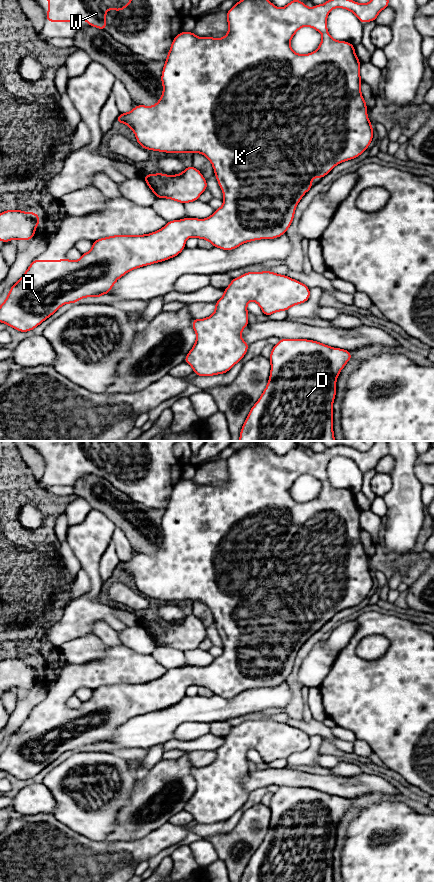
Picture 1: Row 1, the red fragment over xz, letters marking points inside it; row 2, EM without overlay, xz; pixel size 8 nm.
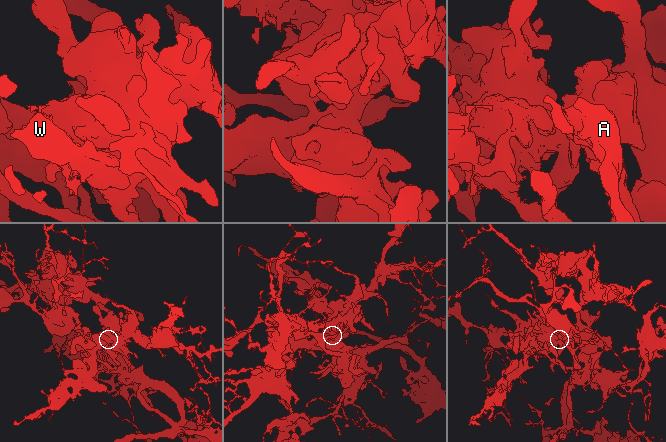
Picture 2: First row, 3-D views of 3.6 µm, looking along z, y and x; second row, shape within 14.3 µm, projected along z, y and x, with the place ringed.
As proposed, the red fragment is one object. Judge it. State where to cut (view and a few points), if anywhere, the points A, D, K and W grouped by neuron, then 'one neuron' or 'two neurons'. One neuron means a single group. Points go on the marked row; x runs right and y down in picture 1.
no cut; A D K W; one neuron

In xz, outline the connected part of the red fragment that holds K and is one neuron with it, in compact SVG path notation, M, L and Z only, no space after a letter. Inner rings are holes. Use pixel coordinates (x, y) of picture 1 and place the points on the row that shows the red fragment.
M240 0L230 10L227 11L228 33L223 38L197 37L191 32L180 32L172 42L169 53L165 60L161 81L163 93L160 100L153 106L137 105L128 113L121 113L116 123L124 123L134 131L136 140L140 146L147 150L154 150L166 153L201 153L207 157L214 169L215 177L223 191L223 205L221 208L206 219L187 217L181 220L168 221L160 230L144 235L113 235L93 241L90 251L83 253L77 261L67 258L62 260L33 260L23 276L9 290L7 298L0 305L0 322L16 329L20 332L28 332L36 328L52 316L61 306L67 303L74 304L85 297L100 298L103 294L108 294L115 282L131 270L153 263L162 262L173 258L185 249L185 242L189 237L208 240L213 247L222 250L233 250L238 246L260 239L275 239L287 232L292 224L296 206L303 195L312 188L312 178L323 178L336 165L341 162L352 160L360 156L370 145L373 139L373 127L367 116L367 105L361 94L360 61L355 54L354 45L346 41L333 39L327 29L327 17L334 8L344 8L350 10L360 22L366 23L375 21L381 10L389 7L389 0L371 0L366 4L360 4L353 0L327 0L325 4L315 5L313 8L307 7L300 0L292 0L283 8L276 7L268 0ZM302 27L311 27L322 34L322 40L316 51L309 54L297 54L291 46L290 41L294 34Z

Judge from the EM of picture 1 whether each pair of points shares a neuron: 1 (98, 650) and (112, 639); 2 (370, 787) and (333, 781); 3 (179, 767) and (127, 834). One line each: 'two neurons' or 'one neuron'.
1: two neurons
2: one neuron
3: one neuron

